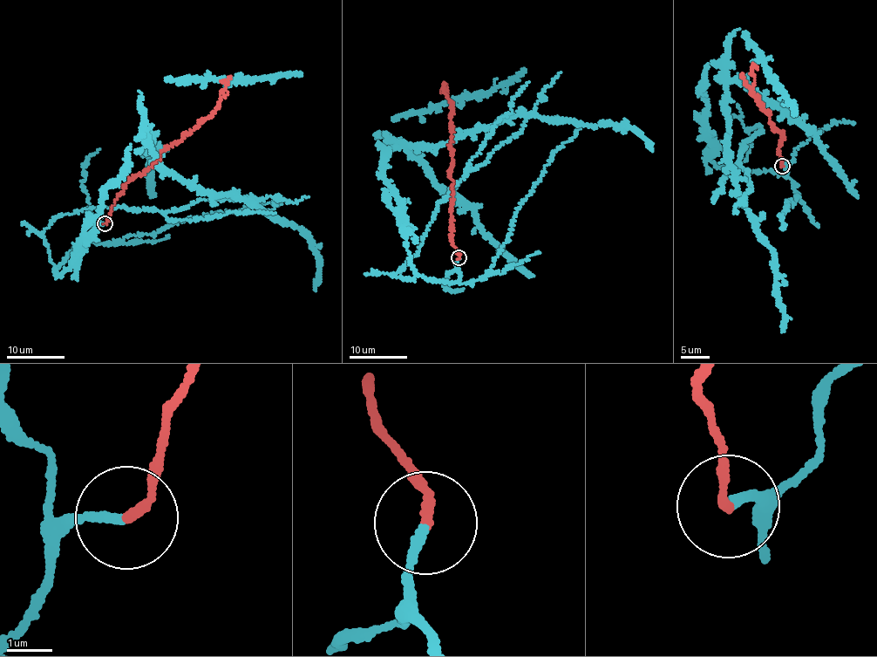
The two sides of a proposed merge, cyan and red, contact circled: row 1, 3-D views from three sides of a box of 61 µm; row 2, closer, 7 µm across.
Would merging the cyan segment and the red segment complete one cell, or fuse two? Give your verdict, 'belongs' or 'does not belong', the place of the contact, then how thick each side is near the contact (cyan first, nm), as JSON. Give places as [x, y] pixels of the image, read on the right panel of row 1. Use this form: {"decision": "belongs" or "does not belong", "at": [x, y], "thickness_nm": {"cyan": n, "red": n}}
{"decision": "belongs", "at": [782, 166], "thickness_nm": {"cyan": 180, "red": 190}}

